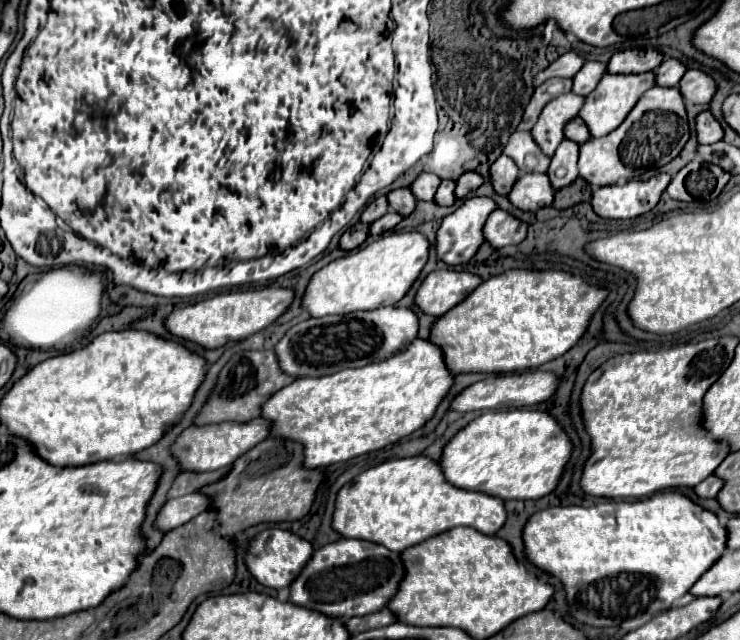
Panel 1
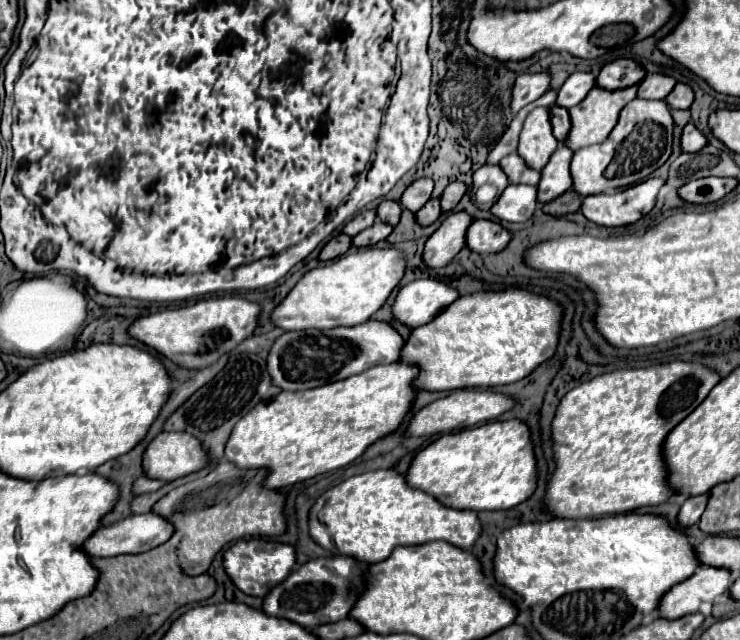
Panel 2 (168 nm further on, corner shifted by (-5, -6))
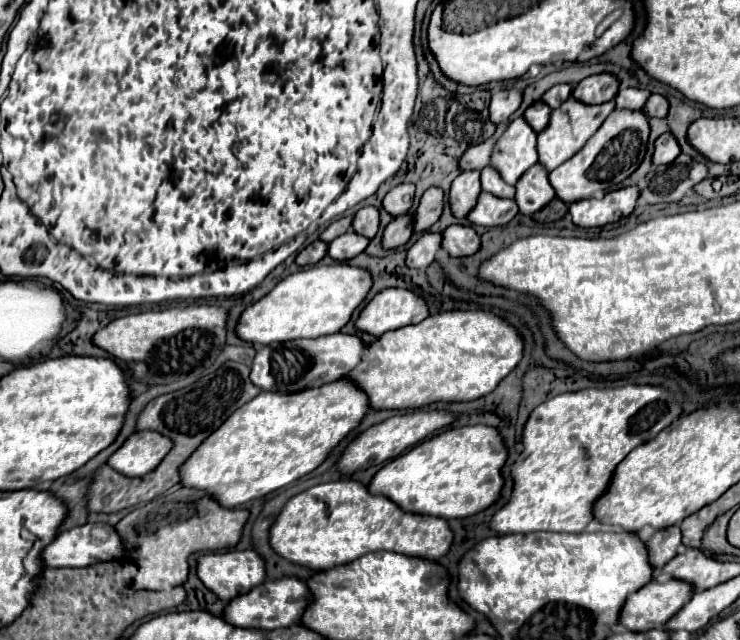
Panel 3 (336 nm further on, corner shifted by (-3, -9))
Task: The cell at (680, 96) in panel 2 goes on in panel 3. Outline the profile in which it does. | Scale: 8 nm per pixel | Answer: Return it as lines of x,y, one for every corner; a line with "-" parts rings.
650,94
650,98
646,100
646,106
644,106
644,114
646,116
656,116
656,118
666,118
668,114
668,100
660,94

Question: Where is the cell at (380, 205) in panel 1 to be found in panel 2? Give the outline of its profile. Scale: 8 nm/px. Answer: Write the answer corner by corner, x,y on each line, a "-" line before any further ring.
366,209
366,211
360,211
360,213
344,227
344,233
350,235
350,237
354,237
354,235
358,235
360,231
372,227
374,221
376,221
376,211
368,211
368,209

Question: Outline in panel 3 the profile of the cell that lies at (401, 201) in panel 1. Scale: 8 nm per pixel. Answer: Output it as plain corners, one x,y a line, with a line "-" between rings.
364,206
354,214
354,226
352,230
356,234
362,234
366,238
372,238
378,234
378,210
372,206

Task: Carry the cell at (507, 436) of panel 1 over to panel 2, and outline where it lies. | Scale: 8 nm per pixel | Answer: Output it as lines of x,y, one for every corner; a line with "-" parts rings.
520,419
490,421
480,427
442,435
412,461
406,479
448,507
496,511
526,501
536,491
538,461
528,423

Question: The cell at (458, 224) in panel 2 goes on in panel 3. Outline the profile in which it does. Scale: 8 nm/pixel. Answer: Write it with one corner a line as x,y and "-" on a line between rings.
426,232
422,234
406,252
408,268
428,268
434,262
434,254
440,250
440,234

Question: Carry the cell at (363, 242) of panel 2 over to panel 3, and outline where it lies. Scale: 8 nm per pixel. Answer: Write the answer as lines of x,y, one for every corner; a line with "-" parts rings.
346,232
342,234
342,238
334,238
330,244
328,244
328,256
336,262
344,262
344,260
350,260
354,256
358,256
360,252
364,252
364,248
368,246
368,238
356,234
356,232

